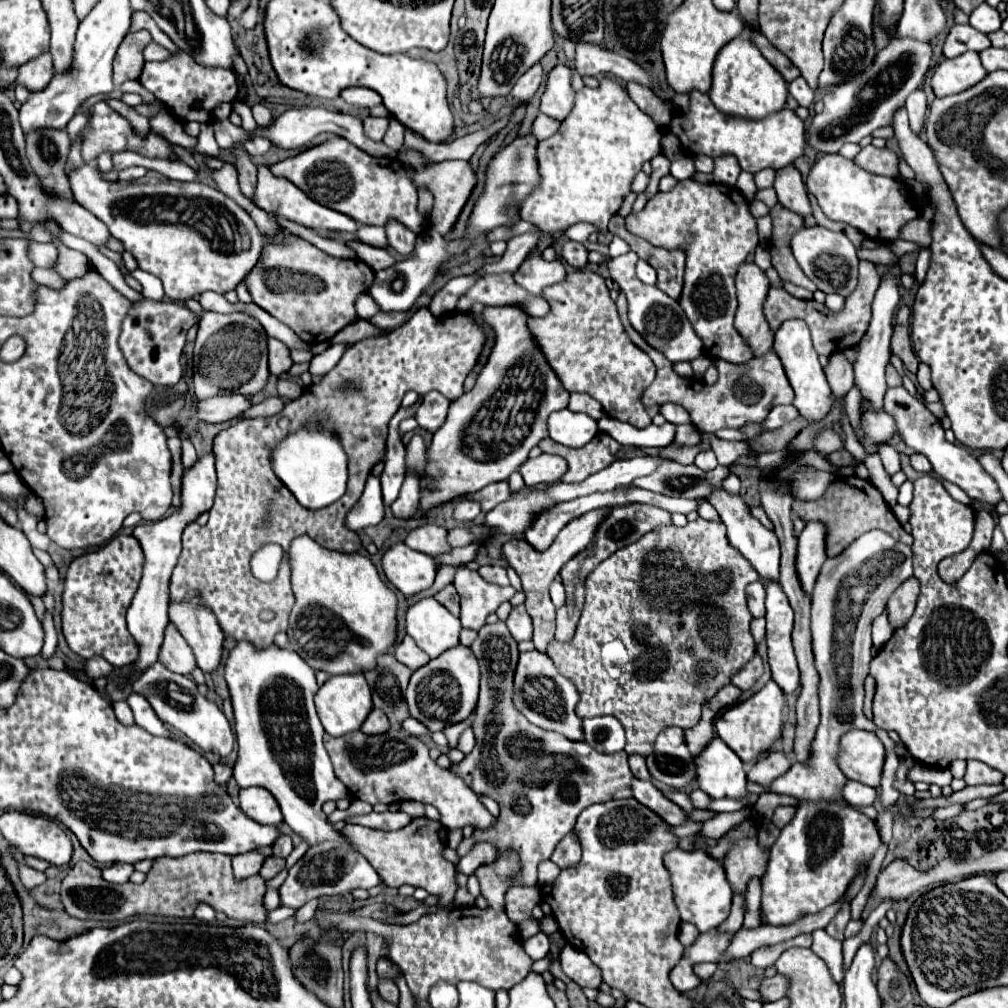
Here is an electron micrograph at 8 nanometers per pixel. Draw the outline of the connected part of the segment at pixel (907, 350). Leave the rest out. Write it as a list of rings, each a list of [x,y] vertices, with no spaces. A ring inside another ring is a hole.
[[[899,305],[897,315],[895,315],[895,327],[893,327],[893,339],[891,339],[891,351],[903,361],[903,365],[911,371],[917,373],[919,359],[915,357],[909,341],[909,307]]]

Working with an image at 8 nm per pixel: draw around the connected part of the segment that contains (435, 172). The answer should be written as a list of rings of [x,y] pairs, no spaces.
[[[407,151],[407,153],[399,155],[399,159],[405,163],[407,171],[413,173],[411,175],[413,183],[417,187],[427,187],[435,197],[435,205],[433,205],[433,211],[431,211],[431,217],[429,217],[431,227],[437,229],[441,235],[451,233],[451,229],[457,223],[457,217],[461,215],[467,199],[471,197],[471,191],[477,185],[477,177],[475,177],[475,171],[471,169],[469,161],[443,161],[443,163],[425,165],[425,159],[415,151]]]

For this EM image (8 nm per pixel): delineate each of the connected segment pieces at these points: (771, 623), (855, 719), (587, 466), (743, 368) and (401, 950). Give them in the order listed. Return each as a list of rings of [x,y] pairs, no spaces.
[[[765,583],[765,607],[767,607],[767,633],[765,633],[765,643],[767,643],[767,663],[771,667],[771,675],[773,681],[785,691],[785,693],[793,693],[795,689],[799,689],[799,667],[797,667],[797,659],[795,659],[795,651],[791,645],[791,629],[793,629],[793,609],[787,601],[787,595],[781,587],[781,583]]]
[[[873,529],[863,533],[855,539],[841,555],[831,557],[823,563],[821,573],[817,577],[813,595],[811,595],[811,643],[813,643],[813,657],[815,669],[819,673],[819,705],[821,705],[821,725],[817,729],[817,737],[813,741],[813,753],[807,765],[795,763],[785,775],[777,777],[769,787],[749,781],[749,793],[781,793],[791,795],[801,801],[797,807],[797,815],[793,821],[781,829],[779,839],[771,847],[771,859],[767,865],[767,873],[761,879],[763,895],[761,895],[761,909],[765,911],[769,925],[789,925],[809,913],[819,913],[827,905],[841,899],[845,893],[849,879],[855,877],[855,871],[873,859],[873,853],[881,845],[879,831],[875,821],[865,817],[863,813],[845,805],[841,797],[841,787],[847,777],[837,767],[837,749],[839,739],[843,733],[851,731],[853,727],[871,727],[877,731],[873,721],[865,719],[863,715],[863,697],[865,697],[865,677],[869,675],[869,663],[873,659],[873,641],[871,641],[871,623],[877,615],[885,611],[885,603],[893,595],[893,591],[913,577],[913,563],[911,563],[911,547],[899,543],[889,533],[881,529]]]
[[[597,433],[585,447],[579,447],[579,449],[563,447],[563,445],[555,443],[551,437],[543,439],[539,443],[539,447],[545,453],[561,455],[567,461],[568,471],[561,478],[561,481],[565,483],[579,483],[579,481],[587,479],[589,475],[609,467],[615,459],[617,451],[621,449],[621,445],[605,433]]]
[[[619,293],[615,305],[617,305],[621,323],[625,327],[625,333],[629,335],[629,339],[639,349],[643,349],[657,367],[657,377],[645,389],[645,393],[641,395],[643,405],[653,407],[653,405],[663,405],[663,403],[677,403],[677,405],[687,409],[687,413],[691,415],[691,423],[697,427],[699,433],[715,433],[725,428],[741,428],[748,424],[750,420],[756,420],[756,418],[766,418],[766,415],[771,411],[771,407],[792,404],[794,391],[789,385],[789,379],[787,379],[787,375],[783,371],[783,365],[781,365],[779,357],[777,357],[777,353],[773,349],[767,351],[765,355],[755,357],[749,363],[741,363],[741,365],[715,359],[719,379],[717,379],[715,385],[705,385],[705,383],[701,383],[701,381],[697,381],[693,377],[677,375],[673,371],[673,363],[669,359],[665,359],[663,353],[649,347],[641,339],[641,335],[635,329],[631,329],[631,325],[627,321],[627,301],[625,301],[623,293]]]
[[[509,849],[501,853],[501,857],[487,867],[479,867],[475,875],[481,883],[481,893],[487,899],[487,909],[477,907],[455,907],[451,911],[431,911],[425,913],[417,923],[407,927],[383,925],[373,919],[347,915],[347,913],[329,913],[315,911],[315,921],[319,929],[329,931],[329,927],[341,927],[341,931],[375,931],[381,933],[391,945],[391,959],[399,965],[407,985],[415,997],[427,999],[429,989],[437,981],[459,983],[473,981],[489,987],[491,991],[511,989],[521,983],[529,973],[533,961],[525,953],[519,941],[519,929],[513,921],[509,921],[505,913],[505,893],[517,885],[517,877],[521,873],[521,861],[517,851]]]

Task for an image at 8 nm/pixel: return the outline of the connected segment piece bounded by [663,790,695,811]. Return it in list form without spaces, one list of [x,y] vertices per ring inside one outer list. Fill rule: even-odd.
[[[676,790],[672,792],[663,792],[663,794],[684,810],[691,811],[695,809],[689,799],[689,796],[685,792]]]

